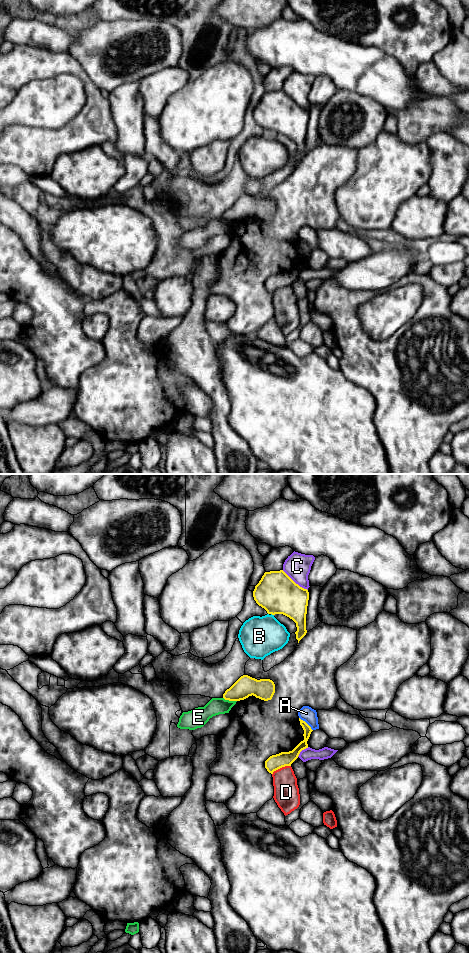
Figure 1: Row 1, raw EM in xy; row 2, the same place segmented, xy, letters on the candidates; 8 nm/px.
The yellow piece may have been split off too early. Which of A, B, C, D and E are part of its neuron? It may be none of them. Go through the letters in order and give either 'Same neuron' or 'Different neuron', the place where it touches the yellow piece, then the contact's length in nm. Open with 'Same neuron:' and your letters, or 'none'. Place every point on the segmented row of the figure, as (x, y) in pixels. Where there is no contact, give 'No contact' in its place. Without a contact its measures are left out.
Same neuron: none
A: Different neuron. Touches yellow at xy (306, 723). Shared border 160 nm
B: Different neuron. Touches yellow at xy (272, 614). Shared border 30 nm
C: Different neuron. Touches yellow at xy (294, 582). Shared border 260 nm
D: Different neuron. Touches yellow at xy (280, 767). Shared border 170 nm
E: Different neuron. Touches yellow at xy (230, 700). Shared border 120 nm

